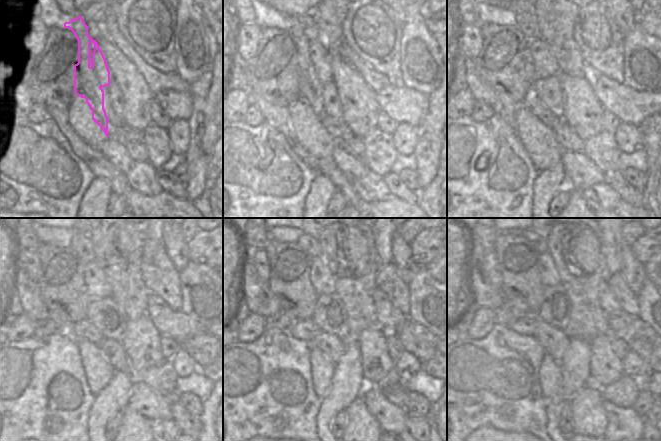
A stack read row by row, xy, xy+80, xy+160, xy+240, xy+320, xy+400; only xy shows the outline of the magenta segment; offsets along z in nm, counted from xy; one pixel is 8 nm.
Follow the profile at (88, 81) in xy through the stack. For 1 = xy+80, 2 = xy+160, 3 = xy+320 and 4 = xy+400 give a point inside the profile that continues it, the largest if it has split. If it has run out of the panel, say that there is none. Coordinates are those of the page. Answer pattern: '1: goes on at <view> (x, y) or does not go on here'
1: goes on at xy+80 (315, 69)
2: goes on at xy+160 (545, 65)
3: goes on at xy+320 (322, 279)
4: goes on at xy+400 (549, 276)

